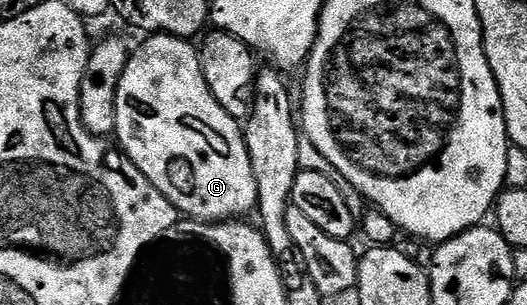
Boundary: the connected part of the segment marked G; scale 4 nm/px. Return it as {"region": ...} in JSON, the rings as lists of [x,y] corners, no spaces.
{"region":[[[153,34],[140,48],[131,52],[128,64],[124,70],[124,81],[118,85],[116,90],[116,108],[118,109],[118,121],[116,122],[115,142],[121,151],[128,156],[128,160],[134,165],[138,165],[138,169],[142,169],[142,173],[150,181],[150,185],[154,185],[154,189],[158,189],[158,193],[162,193],[176,207],[177,212],[181,216],[193,220],[203,221],[236,221],[241,217],[248,217],[256,211],[256,203],[258,201],[258,185],[254,181],[254,169],[250,165],[250,153],[248,146],[244,143],[244,133],[241,124],[231,116],[213,97],[211,89],[209,89],[206,77],[203,75],[203,67],[200,64],[200,51],[187,39],[179,39],[173,35]]]}

